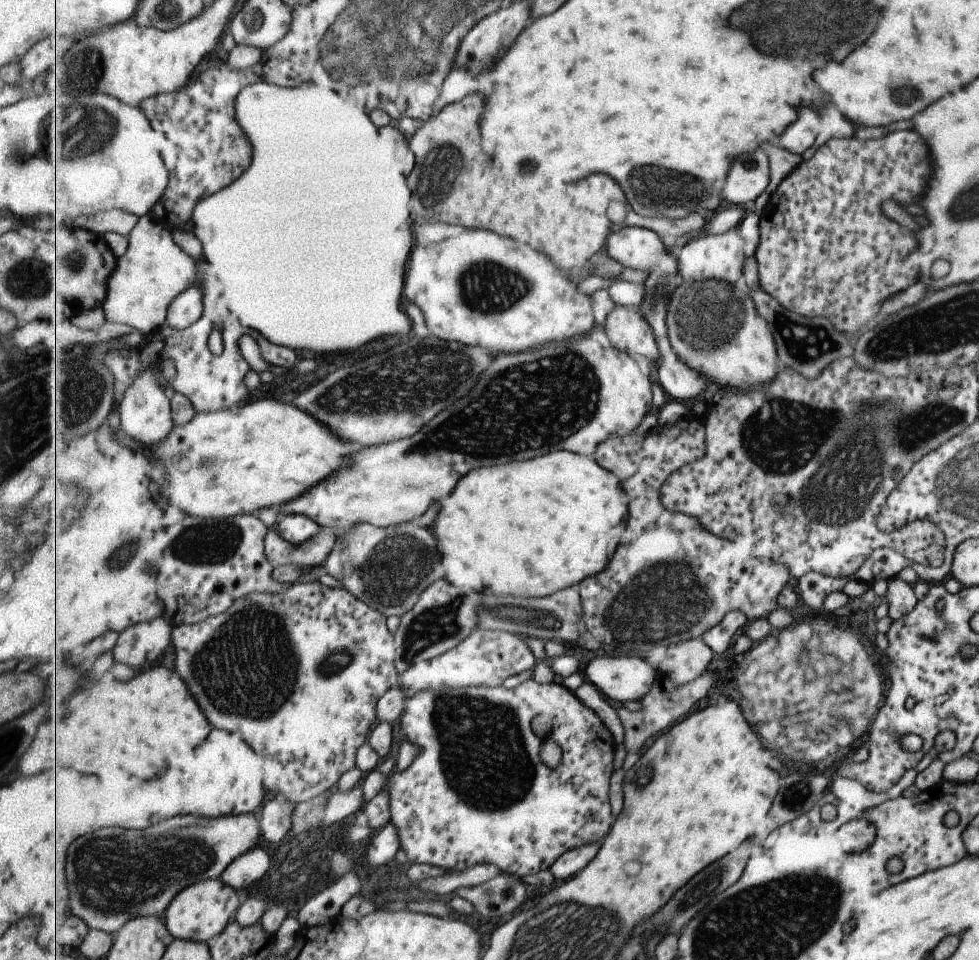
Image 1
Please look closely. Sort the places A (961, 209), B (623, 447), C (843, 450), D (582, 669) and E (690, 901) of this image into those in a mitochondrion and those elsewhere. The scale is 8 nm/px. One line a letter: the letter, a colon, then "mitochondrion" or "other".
A: mitochondrion
B: other
C: mitochondrion
D: other
E: mitochondrion

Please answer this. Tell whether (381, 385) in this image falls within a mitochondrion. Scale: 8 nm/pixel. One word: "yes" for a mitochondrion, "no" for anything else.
yes

